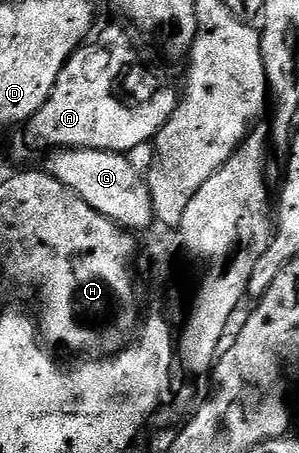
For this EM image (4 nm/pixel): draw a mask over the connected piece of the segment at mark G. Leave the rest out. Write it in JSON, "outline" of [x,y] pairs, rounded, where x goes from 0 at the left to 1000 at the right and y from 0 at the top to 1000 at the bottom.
{"outline":[[[184,329],[181,340],[147,360],[157,384],[174,386],[201,406],[241,415],[281,450],[321,459],[351,481],[368,481],[425,512],[472,508],[488,512],[518,490],[512,446],[485,391],[445,366],[425,342],[344,331],[211,331]]]}

